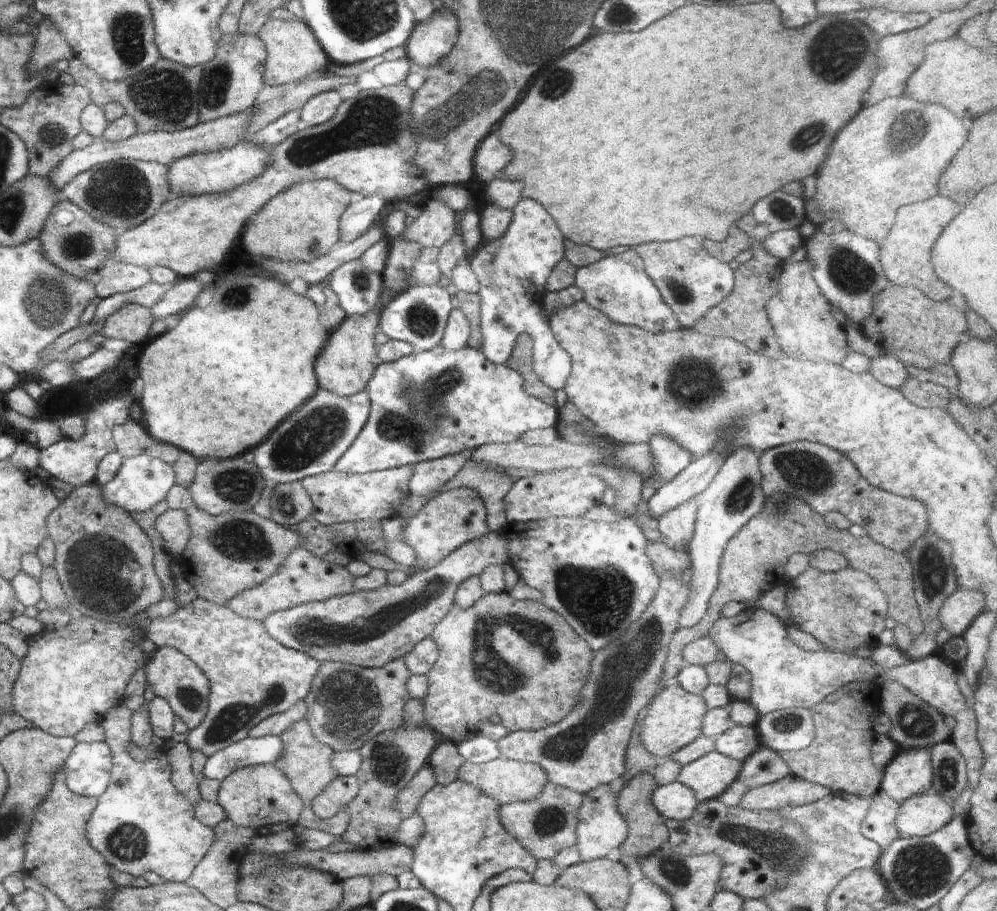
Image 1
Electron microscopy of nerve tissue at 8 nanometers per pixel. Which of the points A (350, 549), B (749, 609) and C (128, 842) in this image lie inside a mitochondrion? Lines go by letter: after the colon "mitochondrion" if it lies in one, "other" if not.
A: other
B: other
C: mitochondrion

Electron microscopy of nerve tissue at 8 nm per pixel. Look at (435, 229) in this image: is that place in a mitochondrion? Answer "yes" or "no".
no

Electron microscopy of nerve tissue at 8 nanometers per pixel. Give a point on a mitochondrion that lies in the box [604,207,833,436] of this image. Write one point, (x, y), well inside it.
(691, 383)

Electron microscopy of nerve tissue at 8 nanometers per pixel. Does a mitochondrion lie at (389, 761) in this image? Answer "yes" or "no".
yes

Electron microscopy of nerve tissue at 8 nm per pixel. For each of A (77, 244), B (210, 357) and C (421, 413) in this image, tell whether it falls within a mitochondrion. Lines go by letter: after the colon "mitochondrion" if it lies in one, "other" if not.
A: mitochondrion
B: other
C: mitochondrion

